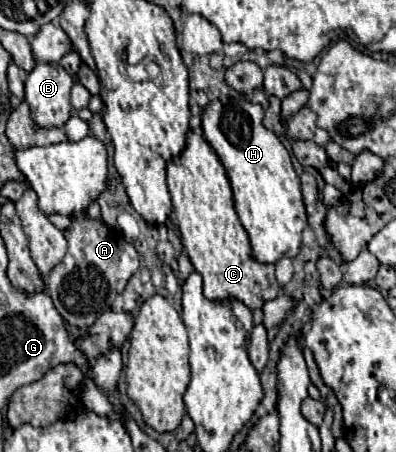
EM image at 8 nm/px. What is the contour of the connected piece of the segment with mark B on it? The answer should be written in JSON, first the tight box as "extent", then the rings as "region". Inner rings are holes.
{"extent":[25,62,73,128],"region":[[[47,62],[35,64],[35,68],[29,72],[29,78],[25,82],[25,100],[31,106],[31,116],[39,126],[53,128],[53,126],[63,126],[69,120],[73,110],[69,102],[71,86],[73,86],[73,78],[65,72],[63,66],[47,64]]]}

